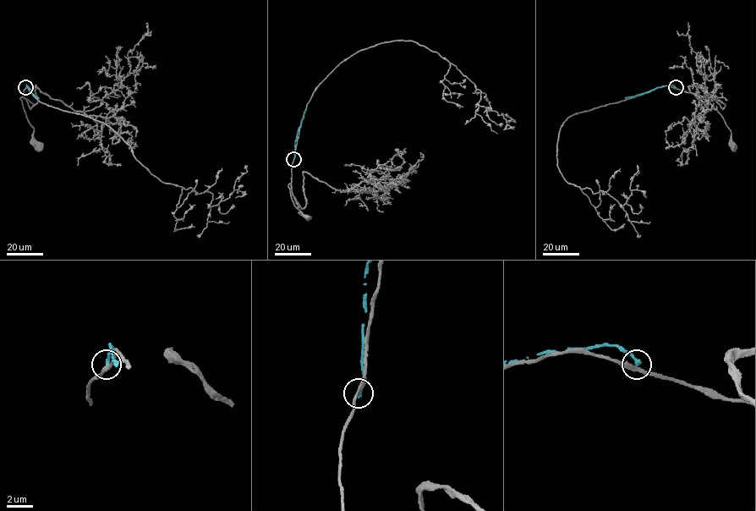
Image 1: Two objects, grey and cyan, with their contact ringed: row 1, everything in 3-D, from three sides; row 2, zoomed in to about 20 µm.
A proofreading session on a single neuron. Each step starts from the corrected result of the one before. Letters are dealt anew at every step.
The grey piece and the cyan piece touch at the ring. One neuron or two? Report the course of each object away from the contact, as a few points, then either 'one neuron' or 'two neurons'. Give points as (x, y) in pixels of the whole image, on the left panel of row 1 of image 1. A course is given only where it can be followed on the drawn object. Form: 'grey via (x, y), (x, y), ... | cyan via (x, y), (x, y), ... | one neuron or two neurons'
grey via (26, 88), (20, 98), (34, 129), (33, 140), (38, 146) | cyan via (26, 87), (38, 98) | two neurons

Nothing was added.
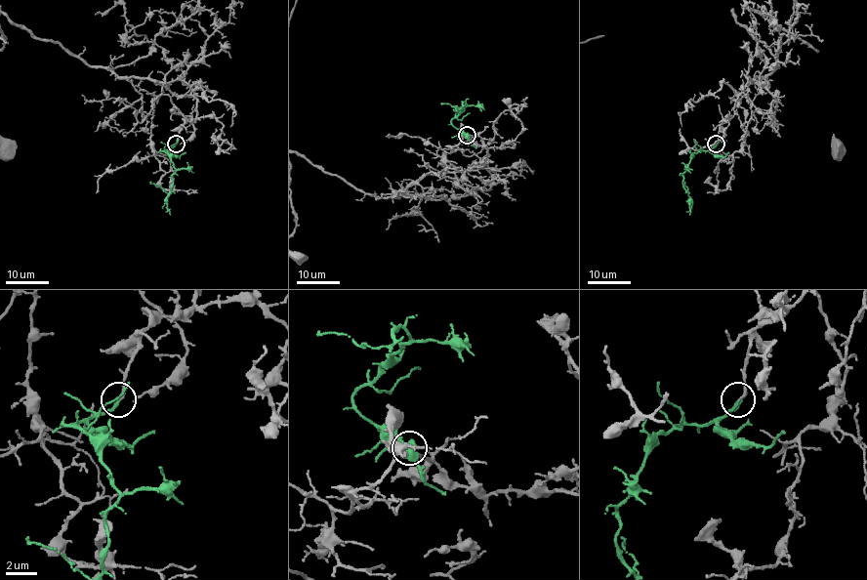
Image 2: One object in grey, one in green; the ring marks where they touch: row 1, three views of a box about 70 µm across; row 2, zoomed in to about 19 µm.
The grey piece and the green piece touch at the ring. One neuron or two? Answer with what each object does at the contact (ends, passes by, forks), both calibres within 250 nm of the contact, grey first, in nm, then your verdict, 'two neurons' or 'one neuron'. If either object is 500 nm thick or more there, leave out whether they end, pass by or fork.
grey ends there; green ends there; 170 nm thick on the grey side, 160 nm on the other; one neuron

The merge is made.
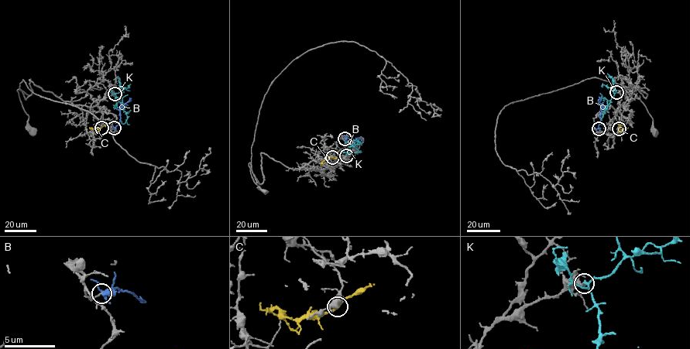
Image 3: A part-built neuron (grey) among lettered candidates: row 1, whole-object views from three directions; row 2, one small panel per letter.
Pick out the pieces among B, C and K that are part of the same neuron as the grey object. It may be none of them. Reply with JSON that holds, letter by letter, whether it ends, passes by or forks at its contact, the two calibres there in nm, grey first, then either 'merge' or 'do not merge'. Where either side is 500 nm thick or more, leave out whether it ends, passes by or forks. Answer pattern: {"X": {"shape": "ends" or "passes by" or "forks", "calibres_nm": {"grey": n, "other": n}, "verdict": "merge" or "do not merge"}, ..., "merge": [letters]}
{"B": {"shape": "forks", "calibres_nm": {"grey": 130, "other": 340}, "verdict": "do not merge"}, "C": {"shape": "passes by", "calibres_nm": {"grey": 440, "other": 180}, "verdict": "do not merge"}, "K": {"shape": "passes by", "calibres_nm": {"grey": 240, "other": 190}, "verdict": "merge"}, "merge": ["K"]}

